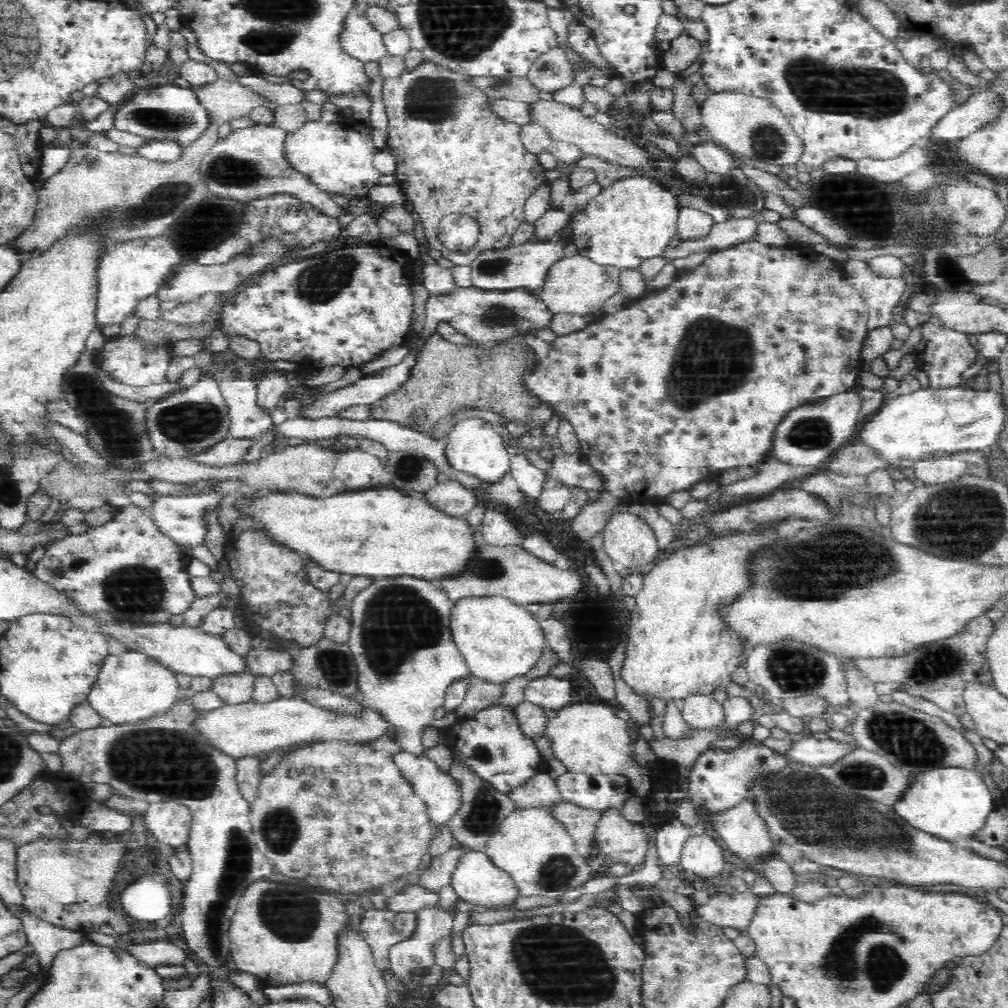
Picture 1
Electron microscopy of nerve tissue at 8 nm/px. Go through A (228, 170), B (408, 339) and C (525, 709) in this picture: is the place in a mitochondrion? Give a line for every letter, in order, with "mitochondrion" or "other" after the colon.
A: mitochondrion
B: other
C: other

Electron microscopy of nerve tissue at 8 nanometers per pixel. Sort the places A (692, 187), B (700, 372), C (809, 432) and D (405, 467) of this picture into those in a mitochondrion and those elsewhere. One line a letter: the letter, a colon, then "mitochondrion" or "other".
A: other
B: mitochondrion
C: mitochondrion
D: mitochondrion

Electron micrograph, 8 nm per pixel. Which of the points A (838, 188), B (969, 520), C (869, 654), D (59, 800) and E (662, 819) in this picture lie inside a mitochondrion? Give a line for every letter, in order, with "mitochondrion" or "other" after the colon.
A: other
B: mitochondrion
C: other
D: other
E: other

